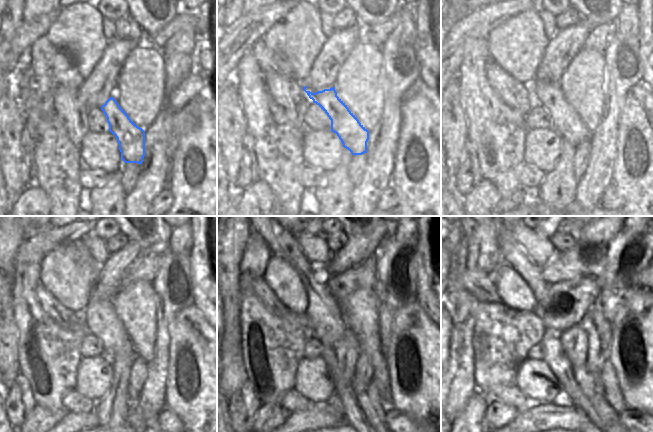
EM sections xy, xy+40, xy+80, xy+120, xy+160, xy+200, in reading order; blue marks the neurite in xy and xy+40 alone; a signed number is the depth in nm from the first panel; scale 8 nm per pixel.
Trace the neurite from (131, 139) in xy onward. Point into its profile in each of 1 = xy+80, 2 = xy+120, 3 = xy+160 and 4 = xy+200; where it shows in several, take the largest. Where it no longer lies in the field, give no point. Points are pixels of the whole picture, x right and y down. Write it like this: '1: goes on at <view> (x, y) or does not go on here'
1: goes on at xy+80 (568, 124)
2: goes on at xy+120 (99, 315)
3: goes on at xy+160 (328, 325)
4: goes on at xy+200 (511, 251)

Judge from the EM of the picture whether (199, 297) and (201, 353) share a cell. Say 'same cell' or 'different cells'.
different cells

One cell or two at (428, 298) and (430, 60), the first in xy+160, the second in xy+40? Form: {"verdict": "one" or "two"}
{"verdict": "two"}

